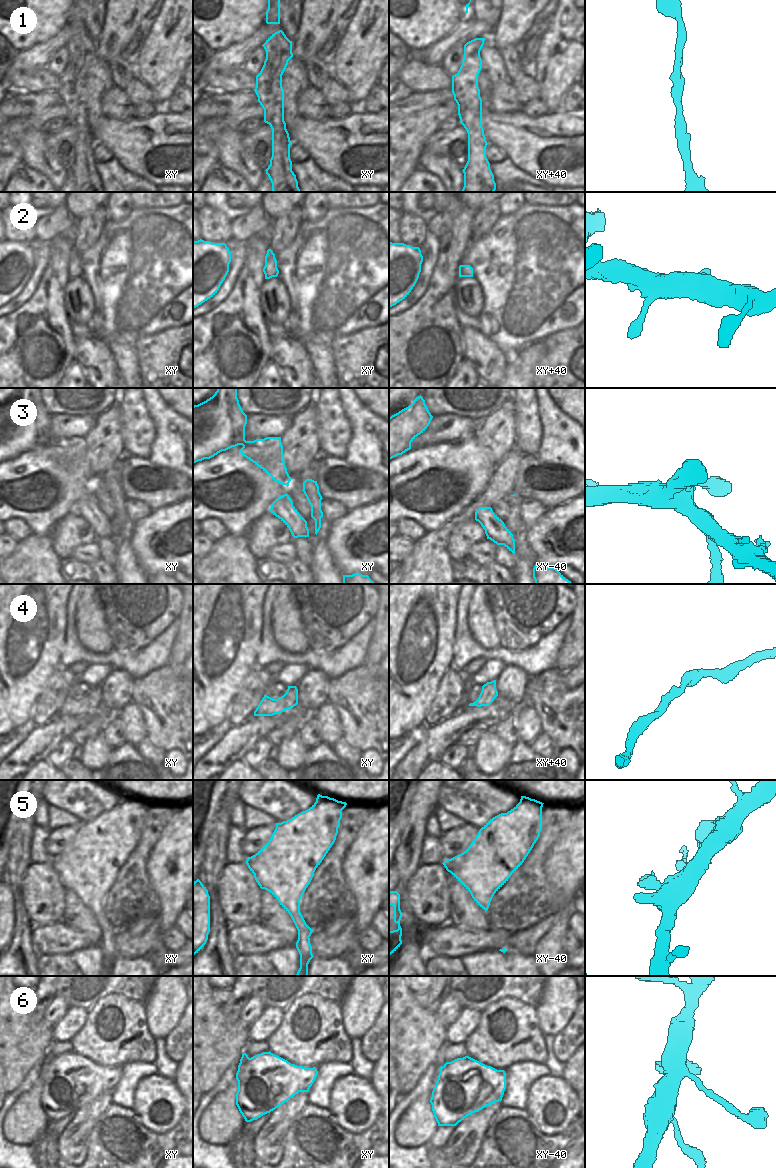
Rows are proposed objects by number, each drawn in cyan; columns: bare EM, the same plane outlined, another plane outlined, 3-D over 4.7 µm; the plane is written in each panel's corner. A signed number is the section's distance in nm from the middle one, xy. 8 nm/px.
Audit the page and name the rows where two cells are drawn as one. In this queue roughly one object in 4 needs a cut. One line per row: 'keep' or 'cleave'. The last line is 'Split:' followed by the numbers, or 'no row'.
1: keep
2: keep
3: keep
4: keep
5: cleave
6: keep
Split: 5

